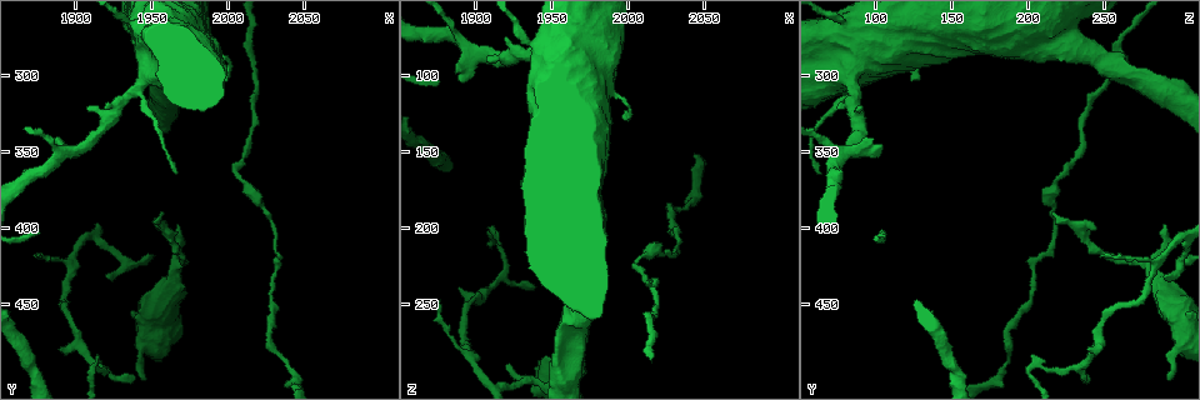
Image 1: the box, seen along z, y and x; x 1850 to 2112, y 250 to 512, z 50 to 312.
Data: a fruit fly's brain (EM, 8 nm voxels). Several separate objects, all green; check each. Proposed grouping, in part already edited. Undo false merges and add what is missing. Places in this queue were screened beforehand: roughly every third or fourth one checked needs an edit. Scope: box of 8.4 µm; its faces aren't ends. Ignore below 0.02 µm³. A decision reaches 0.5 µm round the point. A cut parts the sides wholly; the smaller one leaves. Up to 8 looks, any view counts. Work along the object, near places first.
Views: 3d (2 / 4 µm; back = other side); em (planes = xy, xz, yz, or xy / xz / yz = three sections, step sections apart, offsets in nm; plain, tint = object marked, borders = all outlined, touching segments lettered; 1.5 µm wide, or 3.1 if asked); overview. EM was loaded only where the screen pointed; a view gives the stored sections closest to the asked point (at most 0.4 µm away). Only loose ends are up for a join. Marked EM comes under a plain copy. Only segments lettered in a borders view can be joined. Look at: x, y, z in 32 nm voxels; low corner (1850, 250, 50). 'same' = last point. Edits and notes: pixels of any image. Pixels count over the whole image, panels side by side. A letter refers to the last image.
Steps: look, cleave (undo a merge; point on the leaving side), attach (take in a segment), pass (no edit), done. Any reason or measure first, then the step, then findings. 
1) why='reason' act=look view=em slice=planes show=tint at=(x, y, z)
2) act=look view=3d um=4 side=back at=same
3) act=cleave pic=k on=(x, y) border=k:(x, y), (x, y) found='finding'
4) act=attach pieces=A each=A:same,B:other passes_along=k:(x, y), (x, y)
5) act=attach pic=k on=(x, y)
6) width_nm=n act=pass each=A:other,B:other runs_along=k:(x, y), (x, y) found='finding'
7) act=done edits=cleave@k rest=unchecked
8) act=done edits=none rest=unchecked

why='free end' act=look view=em slice=planes show=borders at=(1888, 346, 102)

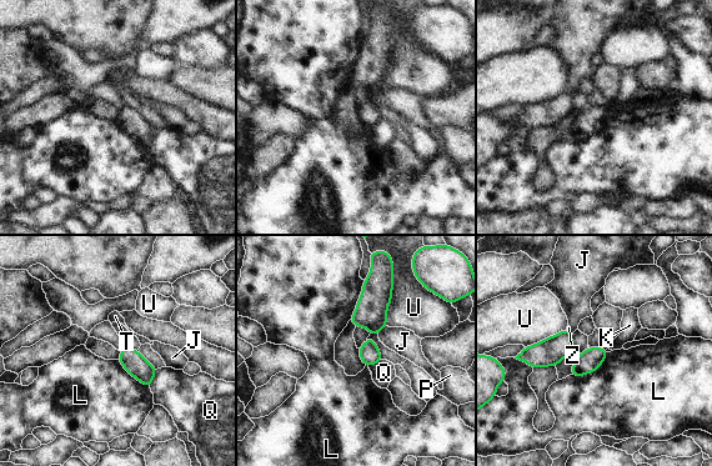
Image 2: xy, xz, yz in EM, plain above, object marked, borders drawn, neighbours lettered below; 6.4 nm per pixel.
longest_contact=U:320nm act=pass each=J:other,K:other,L:other,P:other,Q:other,T:other,U:other,Z:other found='none of them fits'

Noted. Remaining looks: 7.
why='an open end' act=look view=3d um=4 at=(1998, 302, 122)

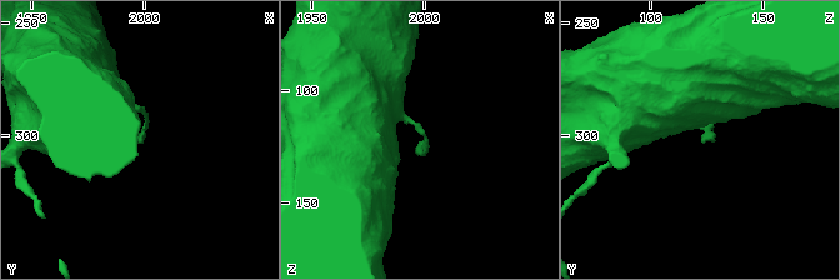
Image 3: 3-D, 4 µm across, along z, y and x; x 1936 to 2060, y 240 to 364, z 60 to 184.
why='now the EM' act=look view=em slice=planes show=borders at=(1997, 303, 123)

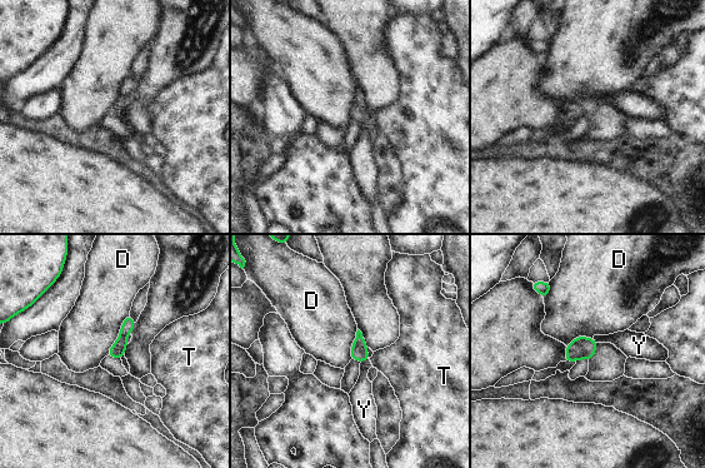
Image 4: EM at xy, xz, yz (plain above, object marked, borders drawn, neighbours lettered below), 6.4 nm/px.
longest_contact=D:320nm act=attach pieces=Y each=D:other,T:other,Y:same passes_along=4:(359, 350), (364, 361), (361, 398) found='the neuron continues'

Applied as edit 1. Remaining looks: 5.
why='see it whole again' act=look view=overview

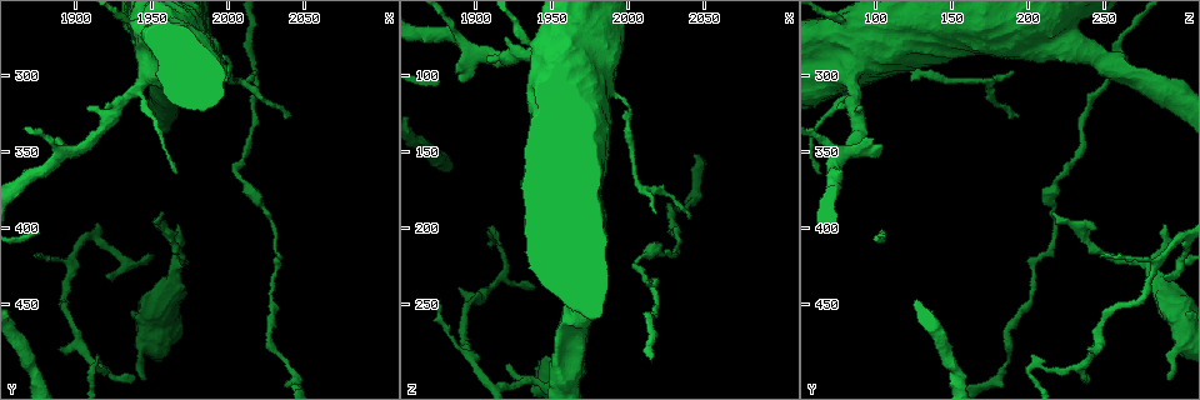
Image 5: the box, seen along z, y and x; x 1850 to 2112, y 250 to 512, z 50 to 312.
why='branch stops here' act=look view=em slice=planes show=tint at=(1966, 400, 290)

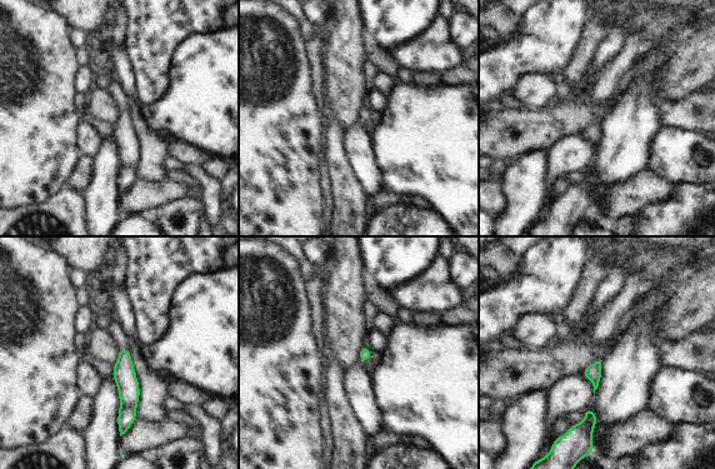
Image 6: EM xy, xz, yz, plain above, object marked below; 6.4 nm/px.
act=look view=em slice=planes show=borders at=same

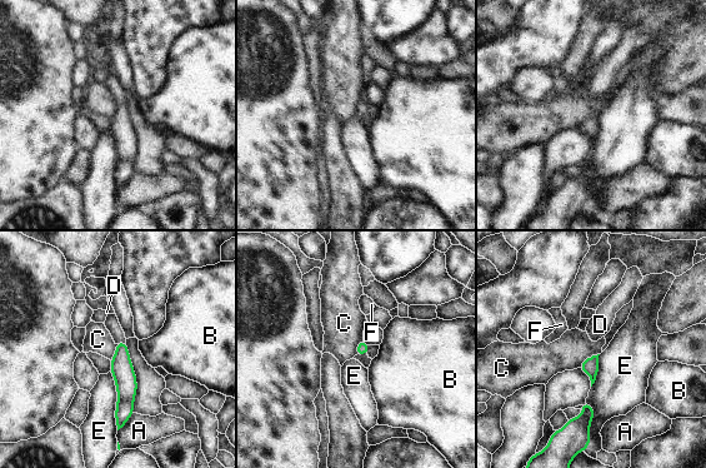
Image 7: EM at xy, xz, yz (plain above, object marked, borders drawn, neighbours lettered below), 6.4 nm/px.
act=attach pieces=D each=A:other,B:other,C:other,D:same,E:other,F:other passes_along=7:(121, 368), (120, 340), (111, 323) found='the neuron continues'

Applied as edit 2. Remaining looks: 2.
act=done edits=attach@4,attach@7 rest=unchecked

